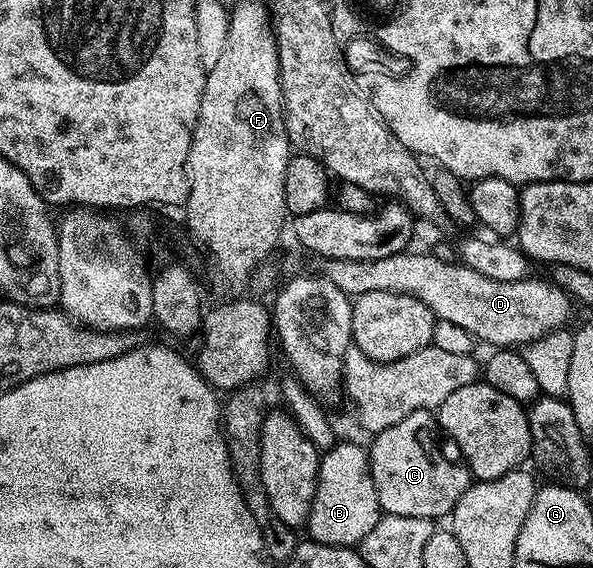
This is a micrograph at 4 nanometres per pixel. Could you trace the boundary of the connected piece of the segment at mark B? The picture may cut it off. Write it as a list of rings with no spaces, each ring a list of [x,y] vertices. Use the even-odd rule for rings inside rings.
[[[334,443],[331,449],[322,453],[319,462],[317,490],[305,525],[306,531],[311,531],[308,532],[310,539],[338,548],[358,546],[363,543],[365,534],[377,526],[380,515],[368,449],[359,444]]]

